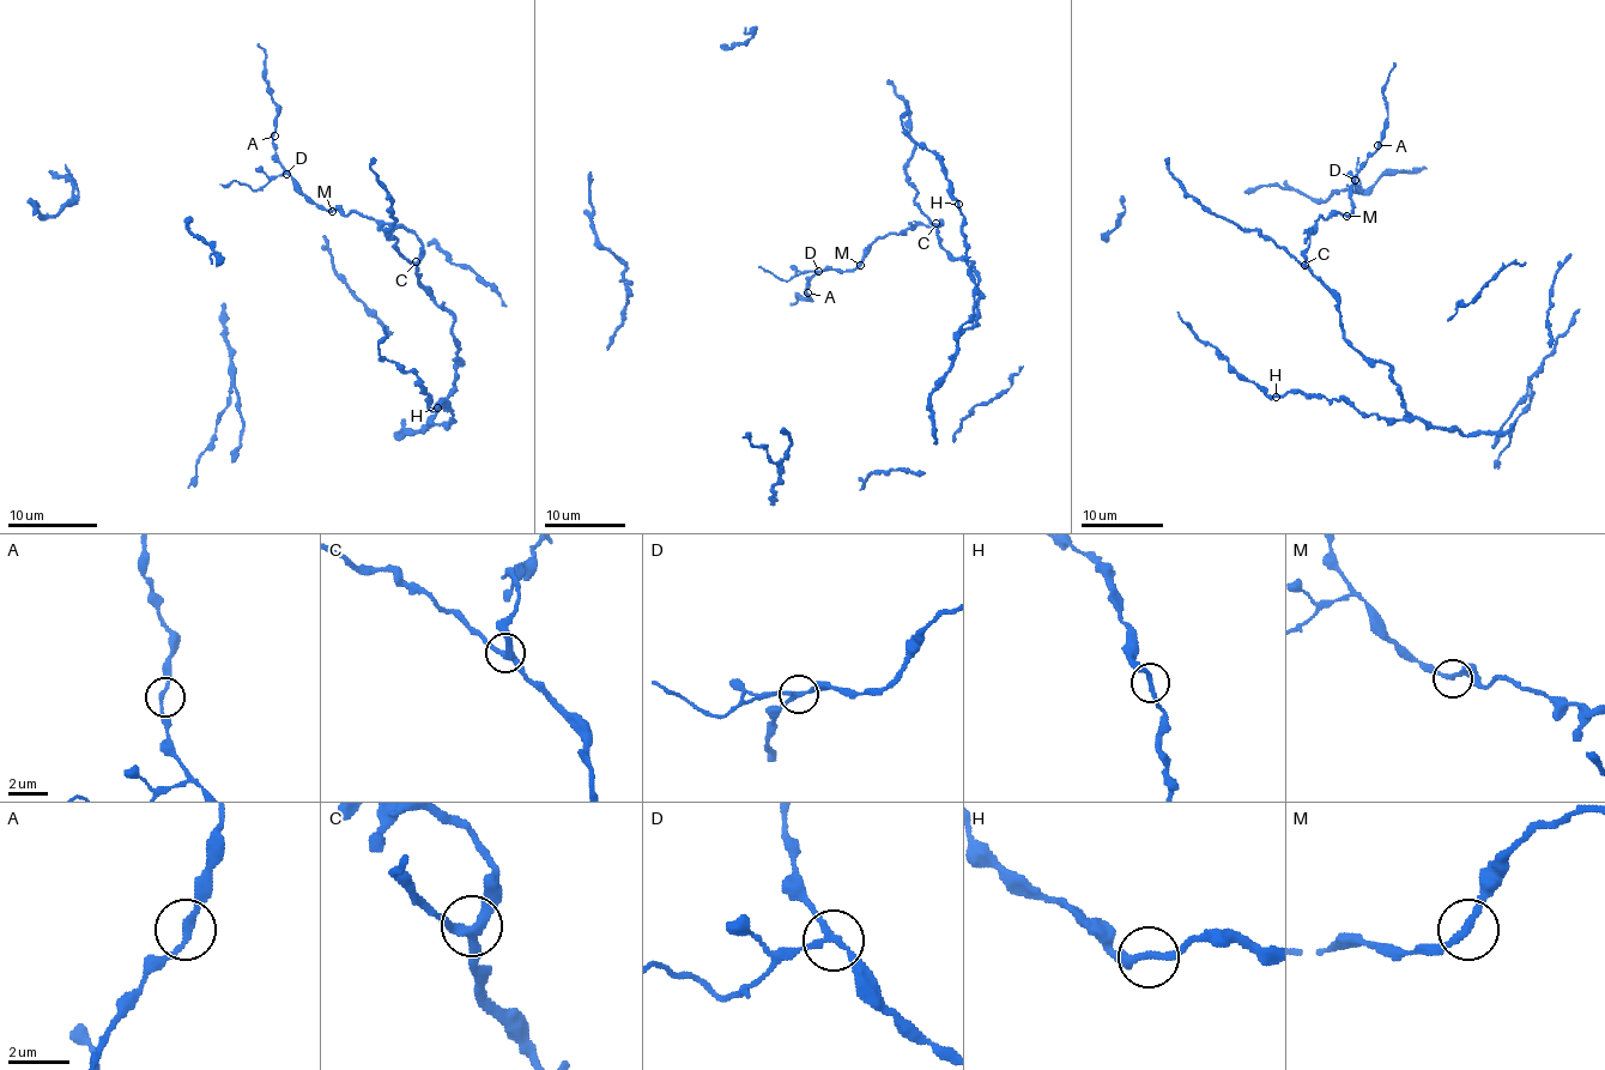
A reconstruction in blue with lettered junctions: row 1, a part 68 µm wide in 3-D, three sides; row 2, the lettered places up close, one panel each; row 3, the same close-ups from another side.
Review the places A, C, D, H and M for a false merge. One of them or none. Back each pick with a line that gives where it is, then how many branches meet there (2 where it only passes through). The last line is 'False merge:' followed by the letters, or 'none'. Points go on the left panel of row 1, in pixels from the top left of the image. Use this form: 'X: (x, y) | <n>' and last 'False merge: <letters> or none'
D: (286, 174) | 3
False merge: D

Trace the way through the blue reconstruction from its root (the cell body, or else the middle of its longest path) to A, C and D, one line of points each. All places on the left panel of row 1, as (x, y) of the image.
A: (456, 363), (453, 318), (419, 283), (421, 239), (355, 211), (315, 206), (279, 161), (274, 135)
C: (456, 363), (453, 318), (419, 283), (416, 261)
D: (456, 363), (453, 318), (419, 283), (421, 239), (355, 211), (345, 216), (338, 207), (315, 206), (286, 173)

